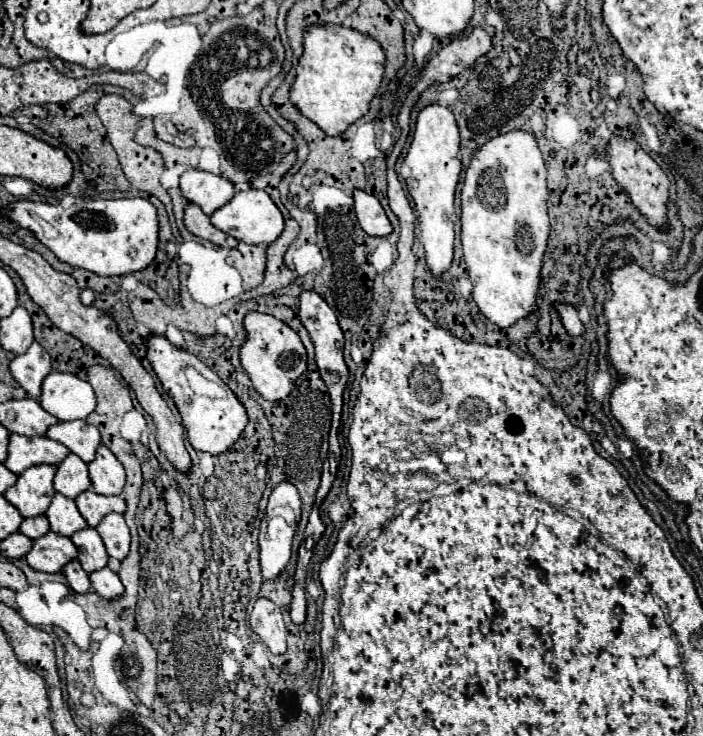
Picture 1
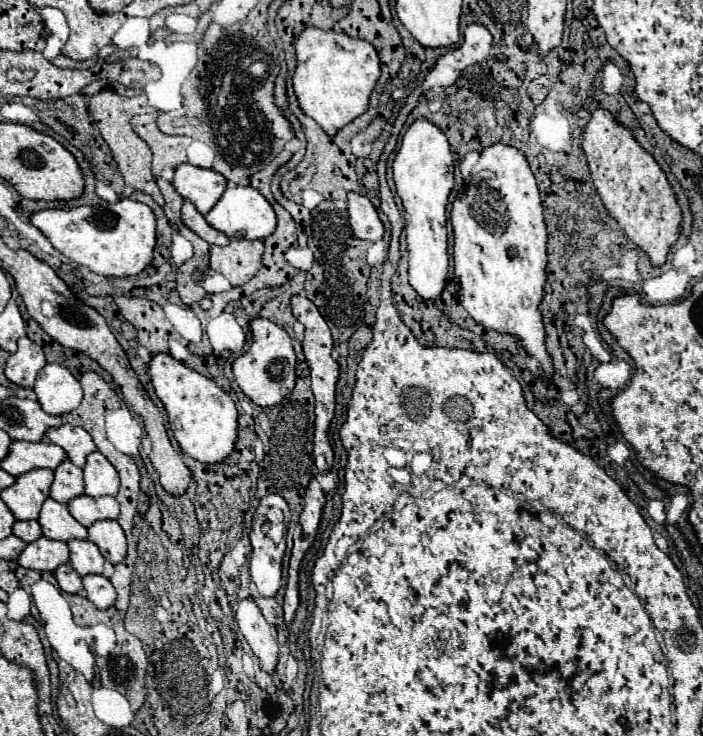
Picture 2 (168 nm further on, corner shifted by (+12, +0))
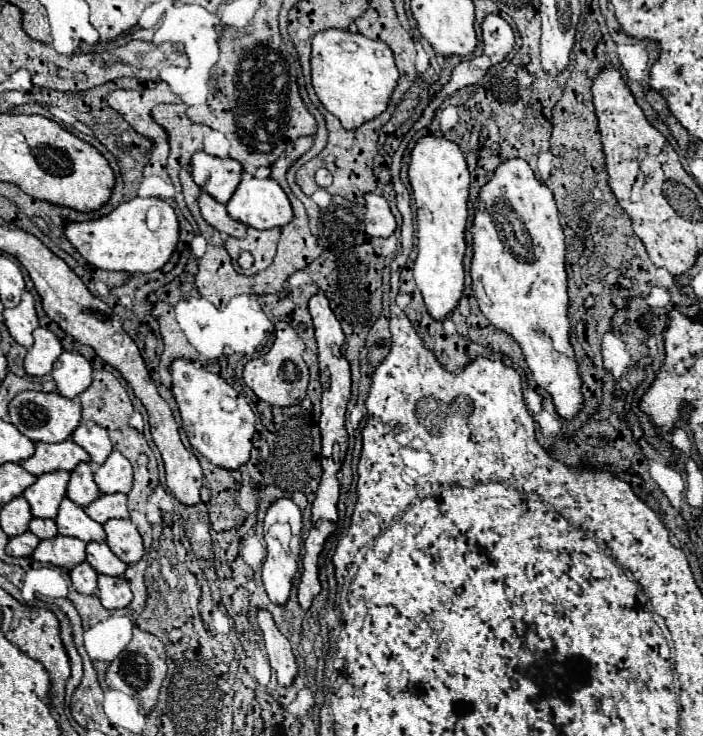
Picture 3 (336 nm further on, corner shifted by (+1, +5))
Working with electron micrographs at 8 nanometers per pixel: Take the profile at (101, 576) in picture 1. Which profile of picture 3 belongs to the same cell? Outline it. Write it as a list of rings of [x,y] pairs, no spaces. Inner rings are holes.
[[[99,575],[97,583],[99,591],[97,597],[101,599],[101,605],[105,609],[121,609],[127,607],[133,599],[133,593],[123,577],[109,577],[109,575]]]

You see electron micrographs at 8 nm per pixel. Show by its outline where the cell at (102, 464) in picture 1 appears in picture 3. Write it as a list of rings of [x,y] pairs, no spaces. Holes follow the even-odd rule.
[[[113,451],[103,465],[95,469],[95,483],[101,493],[129,493],[131,491],[131,463]]]

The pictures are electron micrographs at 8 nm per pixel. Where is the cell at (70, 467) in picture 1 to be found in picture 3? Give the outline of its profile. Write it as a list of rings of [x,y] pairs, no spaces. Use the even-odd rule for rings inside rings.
[[[79,463],[71,471],[71,479],[67,485],[67,497],[81,507],[87,507],[91,501],[99,497],[99,489],[93,481],[93,469],[89,463]]]

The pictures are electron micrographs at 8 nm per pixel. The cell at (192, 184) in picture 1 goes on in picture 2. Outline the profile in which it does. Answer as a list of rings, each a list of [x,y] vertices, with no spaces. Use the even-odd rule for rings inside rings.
[[[180,164],[172,184],[202,214],[208,214],[226,190],[226,178],[220,172],[192,164]]]

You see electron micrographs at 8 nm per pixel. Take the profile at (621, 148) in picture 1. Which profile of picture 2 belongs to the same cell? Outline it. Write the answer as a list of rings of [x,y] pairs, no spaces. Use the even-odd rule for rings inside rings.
[[[594,110],[584,128],[584,152],[588,168],[608,214],[622,226],[626,236],[642,248],[652,266],[662,266],[682,230],[682,210],[660,164],[648,154],[608,110]]]

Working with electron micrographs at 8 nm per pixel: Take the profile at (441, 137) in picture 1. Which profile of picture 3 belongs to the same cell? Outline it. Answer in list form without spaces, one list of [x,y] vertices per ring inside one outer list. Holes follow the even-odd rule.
[[[425,135],[411,151],[407,177],[417,207],[417,259],[413,265],[413,277],[431,317],[443,321],[457,307],[463,293],[469,171],[457,143],[443,135]]]

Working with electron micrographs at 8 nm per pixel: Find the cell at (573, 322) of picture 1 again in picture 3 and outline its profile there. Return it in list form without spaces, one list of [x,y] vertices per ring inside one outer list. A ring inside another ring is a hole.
[[[525,159],[503,161],[481,187],[471,235],[471,279],[479,309],[491,325],[521,345],[537,385],[551,393],[557,413],[571,419],[581,409],[583,397],[577,361],[569,343],[565,239],[553,193],[535,177]]]

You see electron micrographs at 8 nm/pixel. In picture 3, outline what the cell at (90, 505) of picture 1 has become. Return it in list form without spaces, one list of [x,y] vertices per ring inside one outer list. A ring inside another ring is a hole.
[[[113,493],[113,495],[99,495],[93,503],[85,507],[85,513],[95,519],[97,523],[105,523],[109,519],[127,519],[127,495]]]

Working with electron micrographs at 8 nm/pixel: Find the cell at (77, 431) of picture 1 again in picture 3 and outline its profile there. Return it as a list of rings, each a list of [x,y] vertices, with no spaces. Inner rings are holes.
[[[81,423],[81,425],[73,431],[71,439],[73,439],[77,445],[81,445],[81,447],[89,453],[91,461],[97,463],[97,465],[103,465],[103,461],[107,459],[107,455],[113,451],[113,445],[111,445],[111,441],[109,441],[107,431],[105,431],[103,427],[99,427],[99,425],[87,427],[85,423]]]

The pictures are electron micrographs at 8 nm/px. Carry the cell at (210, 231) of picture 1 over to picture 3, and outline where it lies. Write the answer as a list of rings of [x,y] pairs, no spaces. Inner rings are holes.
[[[203,191],[201,197],[199,197],[199,209],[201,209],[203,219],[205,219],[211,227],[215,227],[217,231],[227,233],[227,235],[231,235],[231,237],[243,239],[247,227],[245,227],[243,223],[231,219],[229,213],[227,213],[227,209],[225,209],[225,205],[223,205],[223,203],[217,203],[217,201],[215,201],[209,193],[205,193],[205,191]]]

